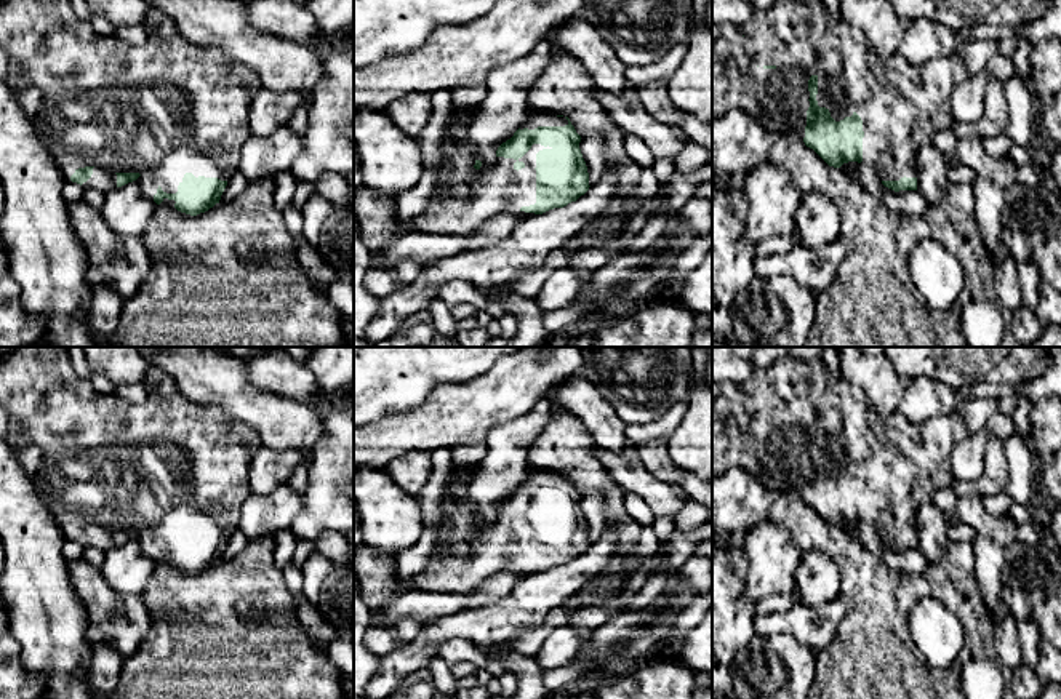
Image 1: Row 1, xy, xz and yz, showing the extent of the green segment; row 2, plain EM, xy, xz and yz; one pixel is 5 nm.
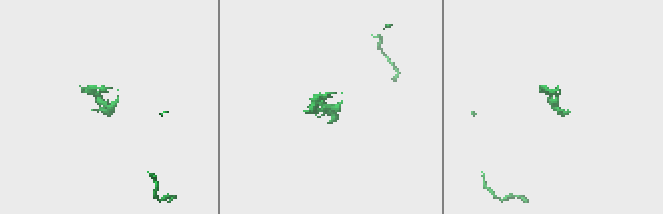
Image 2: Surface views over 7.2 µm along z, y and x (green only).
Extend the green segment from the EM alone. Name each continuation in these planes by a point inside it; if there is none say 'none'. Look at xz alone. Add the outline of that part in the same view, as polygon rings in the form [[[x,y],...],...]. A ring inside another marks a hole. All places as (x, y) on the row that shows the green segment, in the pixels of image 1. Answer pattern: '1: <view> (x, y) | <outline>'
1: xz (533, 120) | [[[531,114],[520,126],[520,130],[528,128],[535,130],[538,126],[565,126],[568,120],[565,117],[557,117],[554,114]]]
2: xz (461, 208) | [[[478,110],[454,115],[446,126],[448,133],[440,139],[438,174],[446,174],[451,184],[443,187],[437,181],[424,213],[414,219],[414,226],[419,234],[470,237],[490,218],[499,213],[535,216],[535,213],[525,213],[520,208],[536,203],[536,154],[543,149],[552,147],[533,144],[531,149],[518,158],[518,162],[525,163],[525,166],[518,171],[514,168],[517,160],[496,157],[493,165],[480,170],[475,182],[469,182],[467,179],[474,173],[478,154],[469,141],[467,128],[477,117]]]

